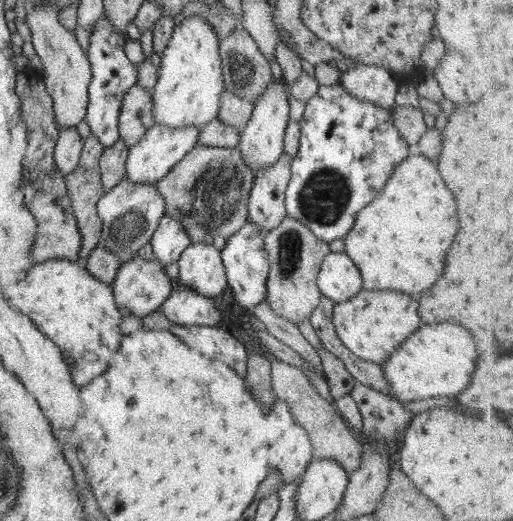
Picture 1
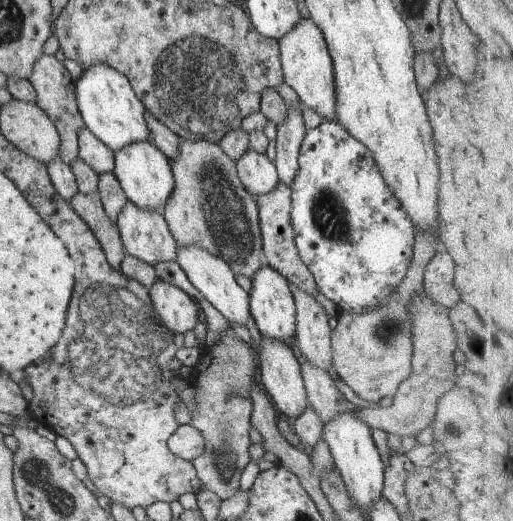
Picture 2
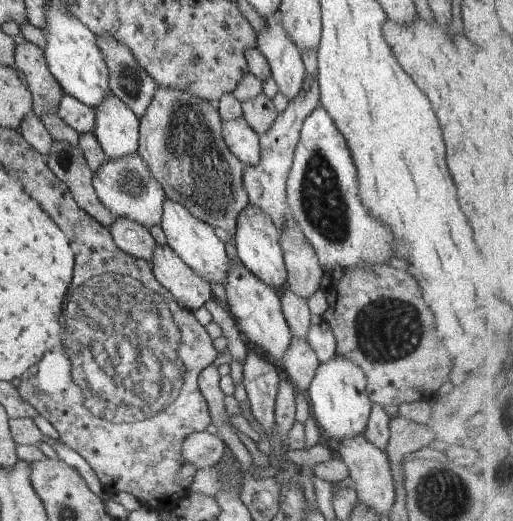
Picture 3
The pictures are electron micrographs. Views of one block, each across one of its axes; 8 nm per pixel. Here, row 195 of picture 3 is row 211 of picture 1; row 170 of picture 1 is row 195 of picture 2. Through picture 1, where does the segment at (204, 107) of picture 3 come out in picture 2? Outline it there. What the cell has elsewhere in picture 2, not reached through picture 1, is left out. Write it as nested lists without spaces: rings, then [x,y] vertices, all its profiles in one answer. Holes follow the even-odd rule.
[[[179,140],[178,156],[171,162],[174,192],[162,211],[170,236],[177,248],[200,246],[224,260],[234,276],[254,278],[264,264],[256,199],[246,192],[234,160],[224,154],[219,144],[208,140]]]

